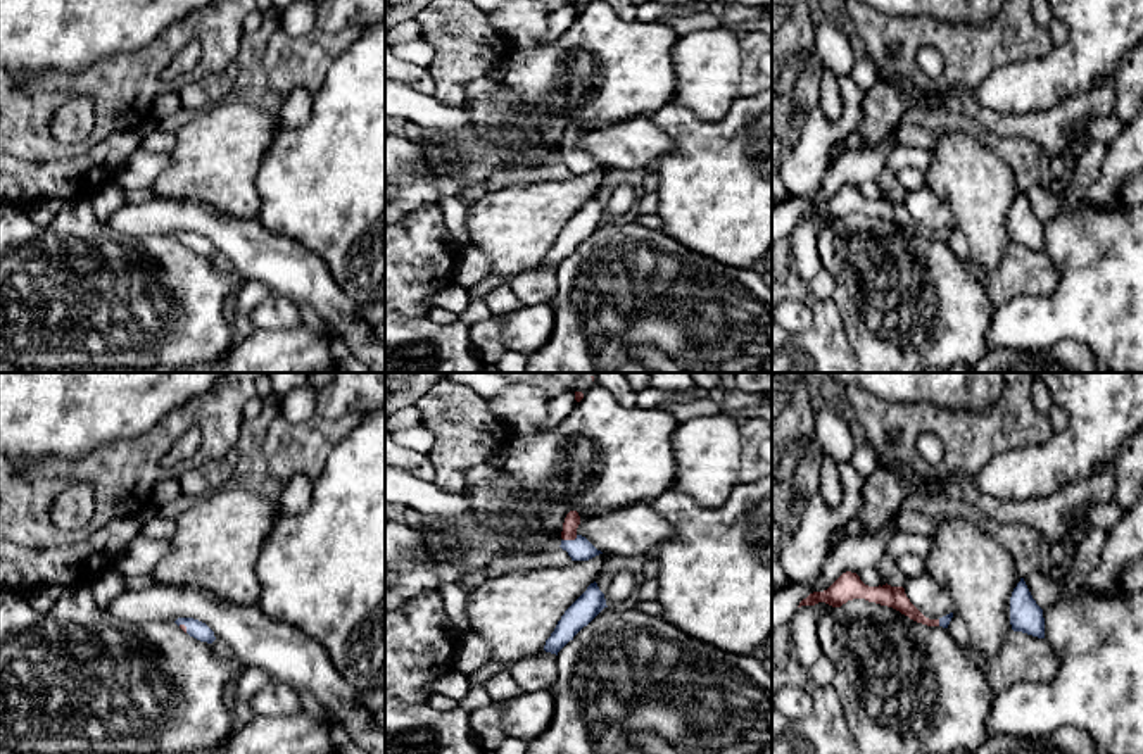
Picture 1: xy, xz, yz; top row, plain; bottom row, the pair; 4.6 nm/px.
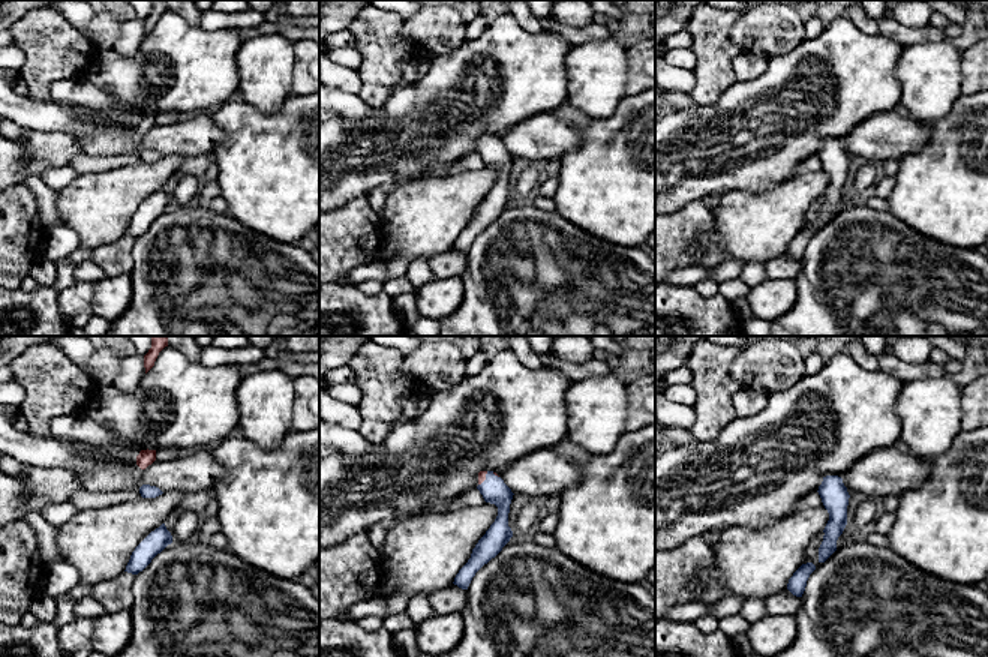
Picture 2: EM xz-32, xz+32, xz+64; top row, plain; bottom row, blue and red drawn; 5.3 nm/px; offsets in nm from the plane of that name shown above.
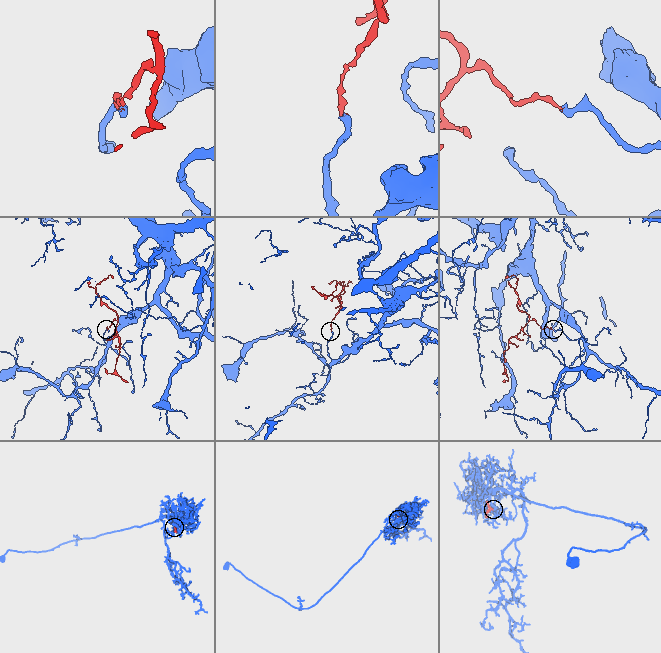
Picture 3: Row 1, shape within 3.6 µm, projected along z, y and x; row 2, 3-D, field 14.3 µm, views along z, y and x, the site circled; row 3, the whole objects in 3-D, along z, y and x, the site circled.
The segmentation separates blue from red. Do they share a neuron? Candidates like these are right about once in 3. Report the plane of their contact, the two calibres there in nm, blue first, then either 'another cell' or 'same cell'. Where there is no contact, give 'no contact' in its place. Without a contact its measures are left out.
meets blue in xz; 110 nm thick on the blue side, 70 nm on the other; same cell

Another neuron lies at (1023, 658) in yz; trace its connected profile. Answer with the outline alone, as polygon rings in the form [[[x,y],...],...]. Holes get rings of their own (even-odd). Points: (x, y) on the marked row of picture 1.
[[[1012,631],[995,659],[976,656],[976,664],[982,669],[993,690],[1017,682],[1055,682],[1060,664],[1051,645],[1022,631]]]

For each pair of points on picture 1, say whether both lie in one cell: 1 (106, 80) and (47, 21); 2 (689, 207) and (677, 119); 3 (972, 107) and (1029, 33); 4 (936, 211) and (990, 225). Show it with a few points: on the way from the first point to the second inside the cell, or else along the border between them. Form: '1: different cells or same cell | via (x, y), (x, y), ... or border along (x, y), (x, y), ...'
1: different cells | border along (128, 50), (106, 56), (73, 73), (50, 69)
2: same cell | via (689, 185), (689, 142)
3: different cells | border along (931, 88), (972, 88)
4: different cells | border along (926, 187), (950, 209), (953, 223)

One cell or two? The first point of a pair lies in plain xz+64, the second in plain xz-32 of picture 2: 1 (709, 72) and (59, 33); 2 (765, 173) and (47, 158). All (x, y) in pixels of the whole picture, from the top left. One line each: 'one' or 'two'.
1: one
2: one

